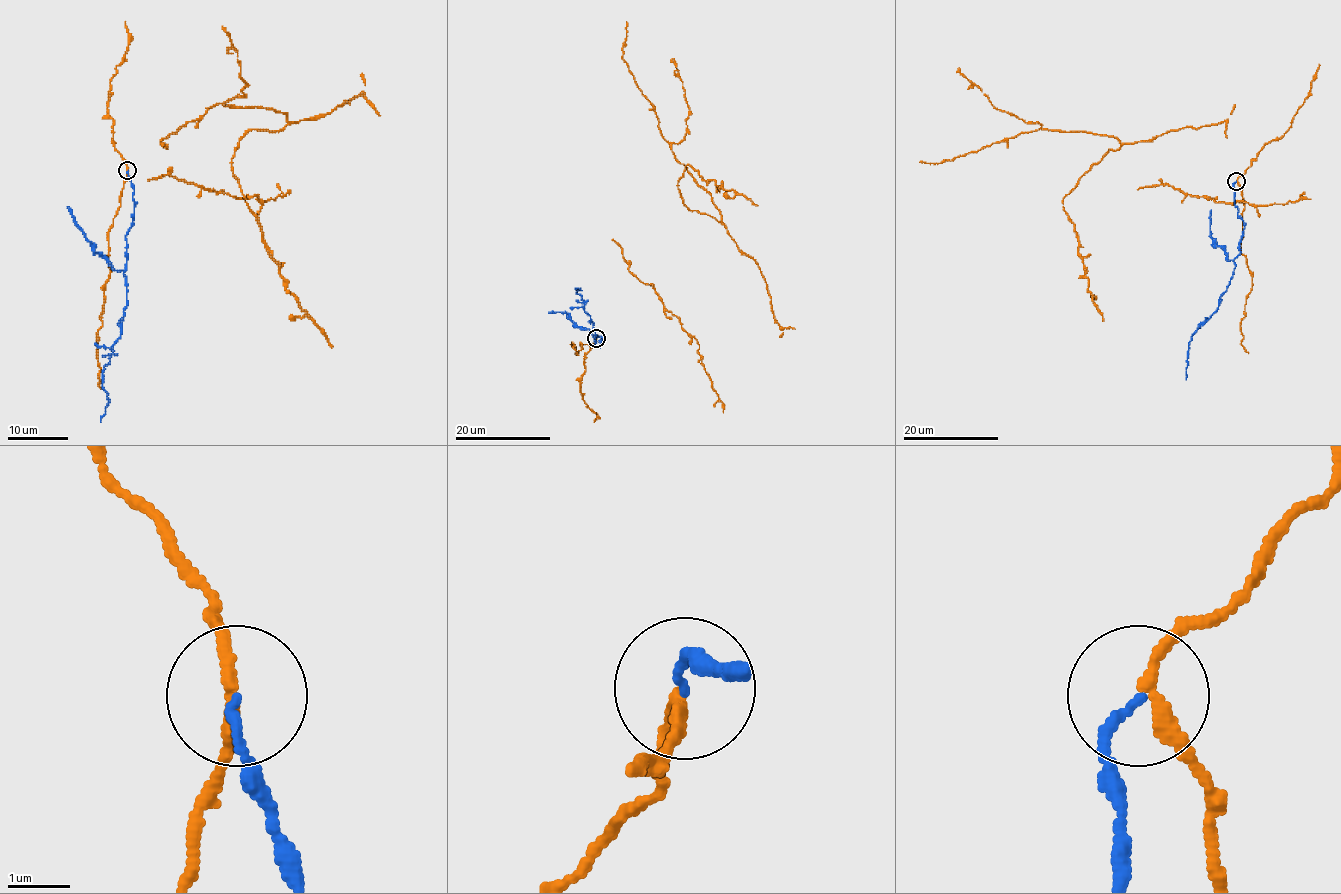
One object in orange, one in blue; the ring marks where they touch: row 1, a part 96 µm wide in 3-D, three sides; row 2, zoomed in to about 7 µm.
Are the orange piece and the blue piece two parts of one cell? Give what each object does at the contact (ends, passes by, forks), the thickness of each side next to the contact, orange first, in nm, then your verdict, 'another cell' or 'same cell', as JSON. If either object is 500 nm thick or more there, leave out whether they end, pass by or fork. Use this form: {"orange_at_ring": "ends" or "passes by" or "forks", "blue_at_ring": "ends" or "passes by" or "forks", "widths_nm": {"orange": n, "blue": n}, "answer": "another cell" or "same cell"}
{"orange_at_ring": "passes by", "blue_at_ring": "ends", "widths_nm": {"orange": 180, "blue": 120}, "answer": "another cell"}

